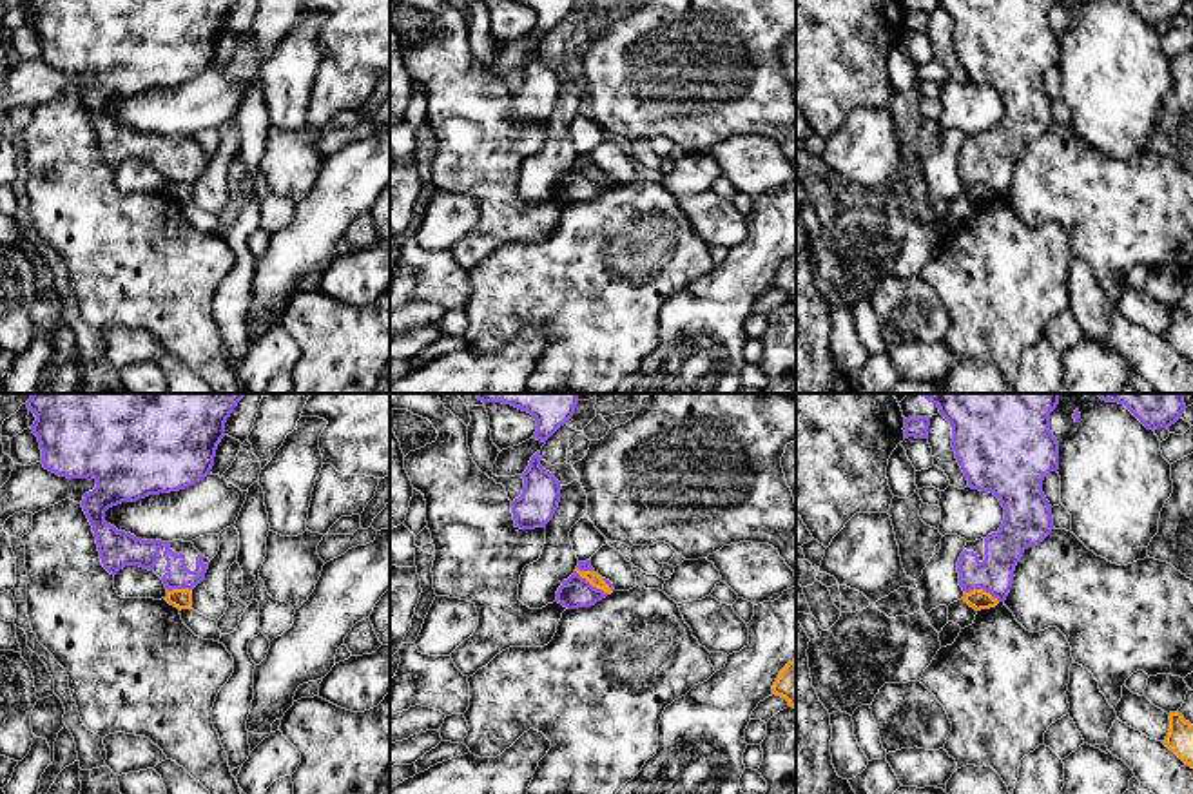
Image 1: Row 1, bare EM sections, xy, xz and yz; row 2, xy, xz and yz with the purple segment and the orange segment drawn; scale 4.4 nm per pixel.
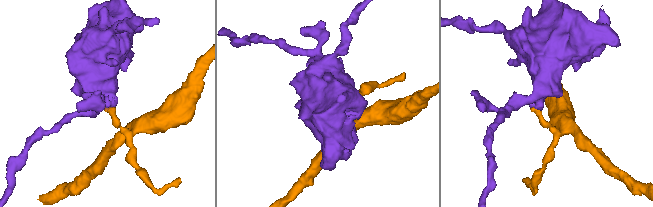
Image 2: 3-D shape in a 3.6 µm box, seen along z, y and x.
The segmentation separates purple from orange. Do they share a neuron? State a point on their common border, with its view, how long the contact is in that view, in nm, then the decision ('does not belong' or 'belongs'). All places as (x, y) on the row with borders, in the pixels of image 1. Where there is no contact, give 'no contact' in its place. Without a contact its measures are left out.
meets purple in xz at (588, 582); contact 190 nm long; does not belong

